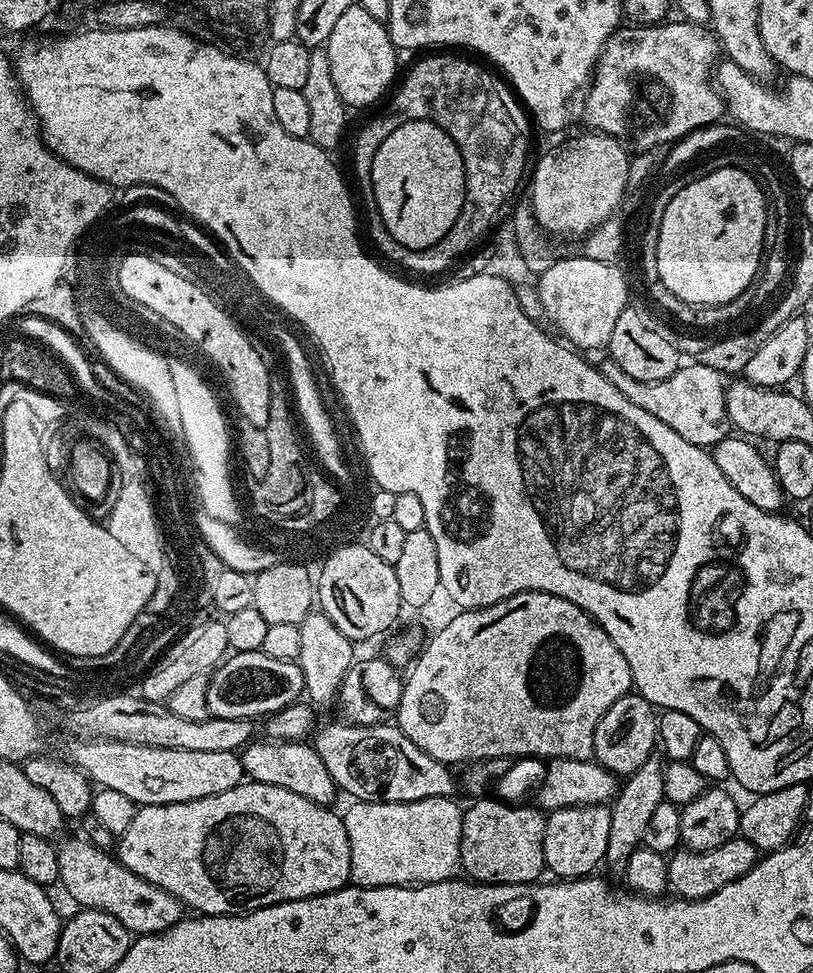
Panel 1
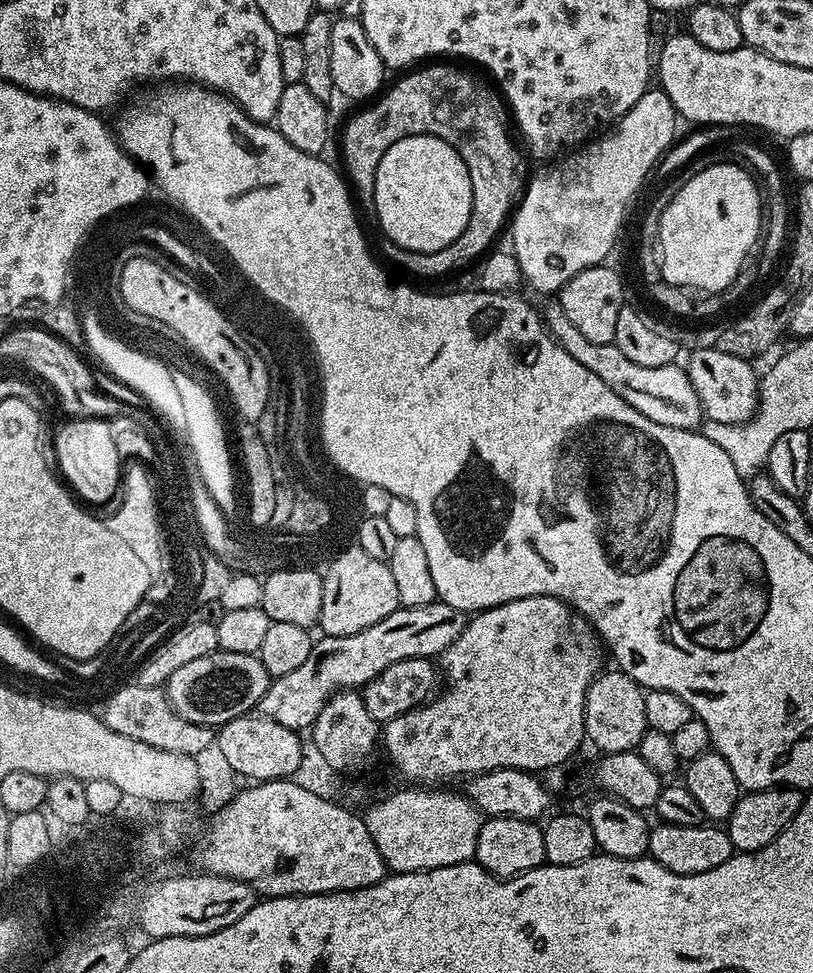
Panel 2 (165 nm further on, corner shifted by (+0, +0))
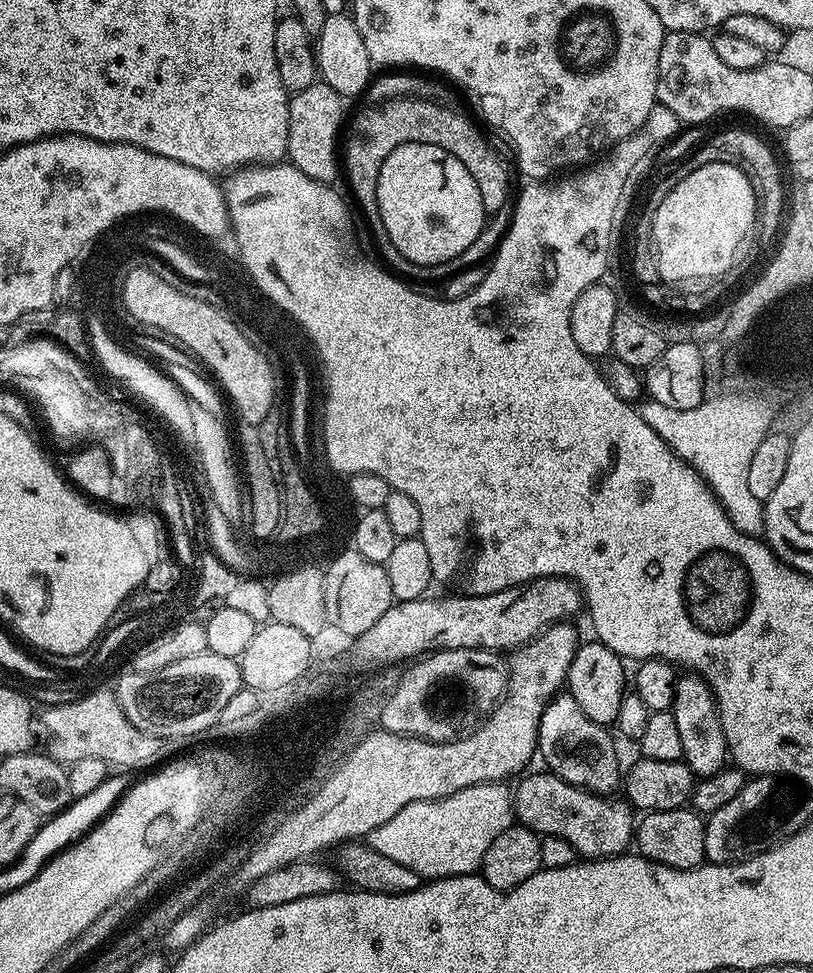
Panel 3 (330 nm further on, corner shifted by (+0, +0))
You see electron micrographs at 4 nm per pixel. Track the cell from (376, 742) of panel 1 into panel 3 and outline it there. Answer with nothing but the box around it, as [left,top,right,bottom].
[514,770,634,860]

